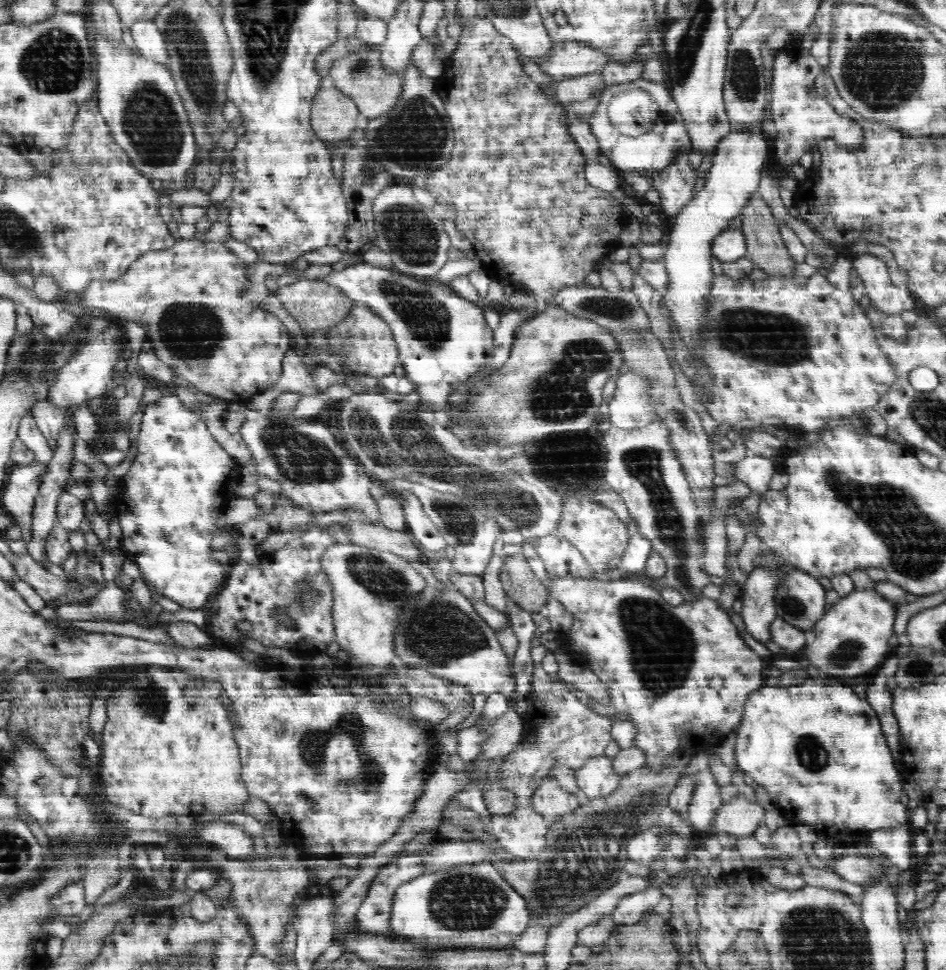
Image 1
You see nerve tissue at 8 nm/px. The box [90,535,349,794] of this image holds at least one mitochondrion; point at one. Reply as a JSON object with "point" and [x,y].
{"point":[304,594]}

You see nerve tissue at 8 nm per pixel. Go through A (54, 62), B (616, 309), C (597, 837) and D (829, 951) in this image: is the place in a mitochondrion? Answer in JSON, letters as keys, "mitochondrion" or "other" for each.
{"A":"mitochondrion","B":"mitochondrion","C":"mitochondrion","D":"mitochondrion"}

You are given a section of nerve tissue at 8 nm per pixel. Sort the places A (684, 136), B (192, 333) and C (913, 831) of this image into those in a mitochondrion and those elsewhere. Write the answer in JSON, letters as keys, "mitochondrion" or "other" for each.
{"A":"other","B":"mitochondrion","C":"other"}

